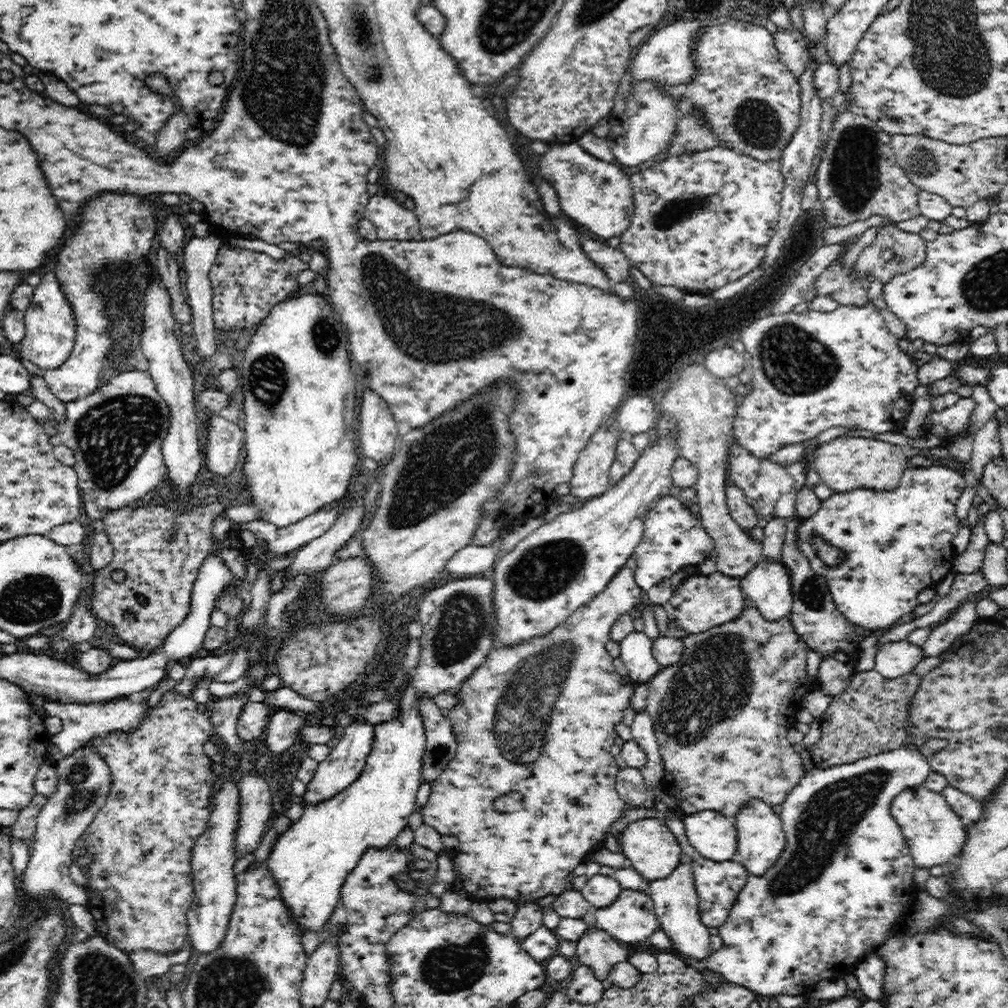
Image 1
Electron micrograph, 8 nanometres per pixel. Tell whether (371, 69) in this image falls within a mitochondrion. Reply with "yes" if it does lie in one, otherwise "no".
yes

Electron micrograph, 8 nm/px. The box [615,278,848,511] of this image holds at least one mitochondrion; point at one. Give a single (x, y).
(795, 362)

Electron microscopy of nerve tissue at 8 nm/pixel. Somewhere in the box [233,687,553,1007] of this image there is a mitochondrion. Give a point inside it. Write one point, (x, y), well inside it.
(455, 968)

